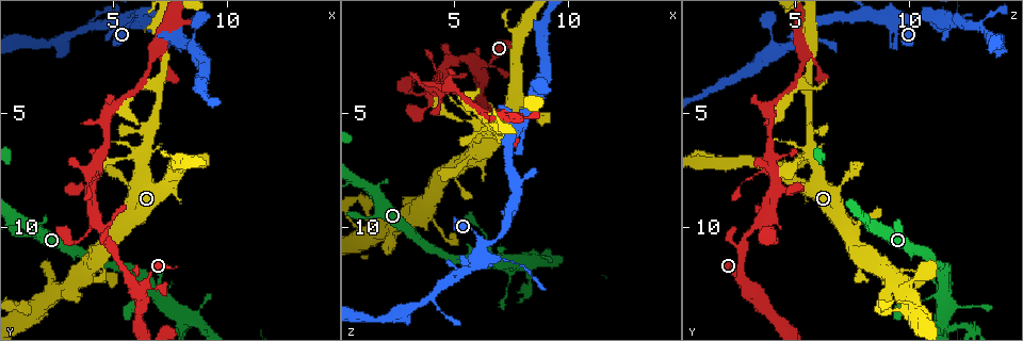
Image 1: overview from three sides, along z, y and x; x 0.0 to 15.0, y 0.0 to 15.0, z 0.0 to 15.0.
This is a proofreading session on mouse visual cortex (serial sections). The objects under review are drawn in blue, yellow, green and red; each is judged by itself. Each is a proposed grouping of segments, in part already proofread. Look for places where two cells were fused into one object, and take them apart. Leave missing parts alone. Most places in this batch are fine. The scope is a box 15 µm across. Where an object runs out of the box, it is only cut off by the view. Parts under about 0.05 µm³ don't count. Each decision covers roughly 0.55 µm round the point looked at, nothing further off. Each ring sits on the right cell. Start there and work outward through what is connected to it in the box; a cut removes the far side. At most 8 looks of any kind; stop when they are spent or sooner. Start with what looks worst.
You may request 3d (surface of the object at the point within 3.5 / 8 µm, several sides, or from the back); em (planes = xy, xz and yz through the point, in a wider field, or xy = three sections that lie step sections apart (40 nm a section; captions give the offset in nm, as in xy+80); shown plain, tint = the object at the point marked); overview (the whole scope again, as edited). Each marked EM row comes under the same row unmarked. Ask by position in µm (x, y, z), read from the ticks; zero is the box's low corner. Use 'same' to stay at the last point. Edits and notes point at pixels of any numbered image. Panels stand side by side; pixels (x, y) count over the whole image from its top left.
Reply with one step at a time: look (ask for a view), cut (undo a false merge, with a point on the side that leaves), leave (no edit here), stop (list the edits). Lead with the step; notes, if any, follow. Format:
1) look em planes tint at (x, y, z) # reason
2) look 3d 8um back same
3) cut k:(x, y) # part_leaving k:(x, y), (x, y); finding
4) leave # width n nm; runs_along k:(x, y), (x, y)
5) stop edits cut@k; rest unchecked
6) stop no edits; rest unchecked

look 3d 3.5um at (8.2, 14.3, 12.7) # abrupt turn

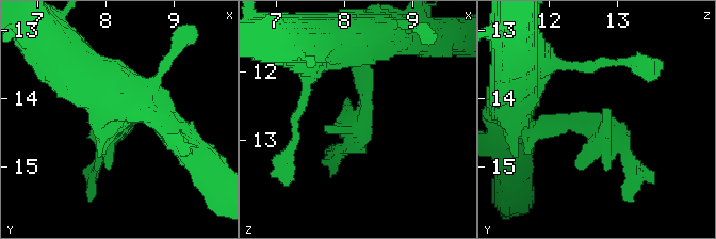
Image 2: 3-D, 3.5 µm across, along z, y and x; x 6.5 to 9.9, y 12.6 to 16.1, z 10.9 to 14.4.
look em xy step 5 tint at (8.25, 14.35, 12.75) # now the EM

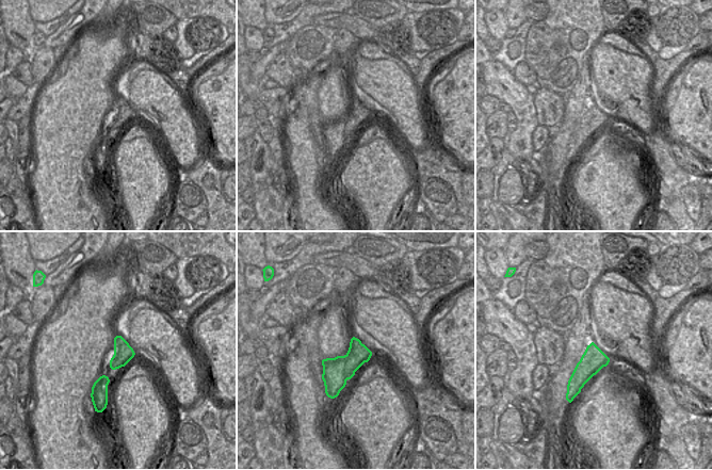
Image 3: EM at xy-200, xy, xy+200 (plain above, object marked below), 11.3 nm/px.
leave # runs_along 2:(529, 124), (604, 124), (609, 163); all the same cell

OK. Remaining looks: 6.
look 3d 3.5um at (5.9, 12.6, 2.7)

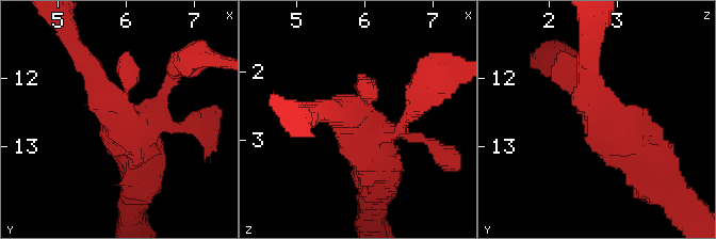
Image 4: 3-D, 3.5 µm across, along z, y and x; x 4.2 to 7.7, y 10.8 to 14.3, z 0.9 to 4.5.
look em xy step 2 tint at (6.00, 12.65, 2.75) # shape alone is not enough

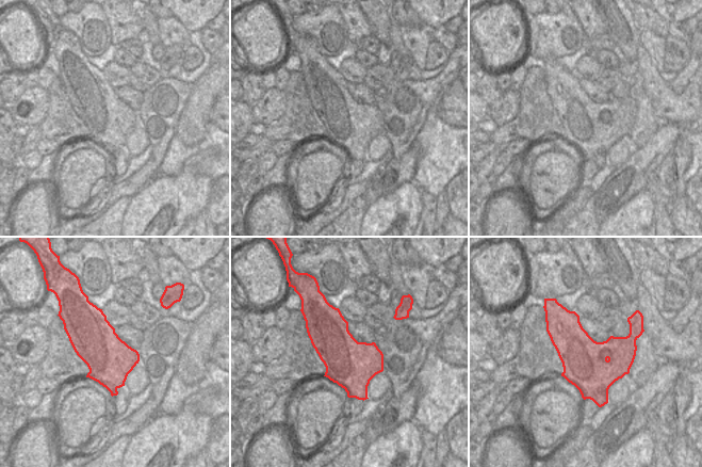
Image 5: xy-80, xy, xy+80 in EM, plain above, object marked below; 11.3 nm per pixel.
leave # runs_along 4:(169, 83), (144, 123), (124, 123), (88, 63); one cell here

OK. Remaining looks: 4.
look 3d 3.5um at (4.7, 5.1, 3.8) # a fork

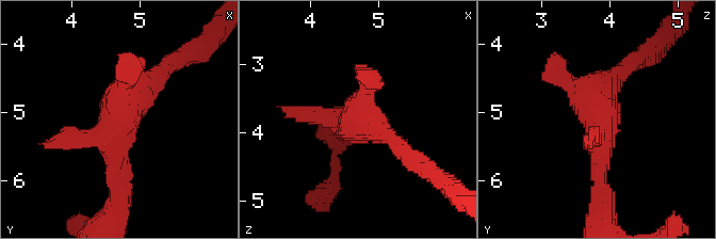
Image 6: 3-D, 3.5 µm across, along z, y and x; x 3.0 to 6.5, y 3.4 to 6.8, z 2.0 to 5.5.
look em xy step 3 tint at (4.70, 5.05, 3.90)

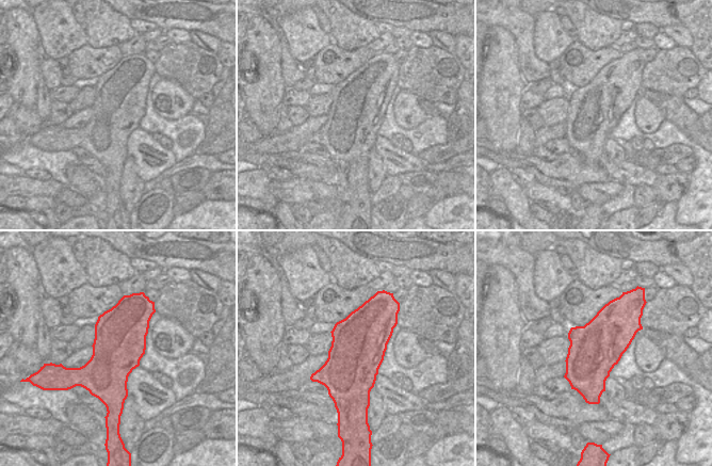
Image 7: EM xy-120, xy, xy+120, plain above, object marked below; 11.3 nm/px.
look em xy step 1 tint same

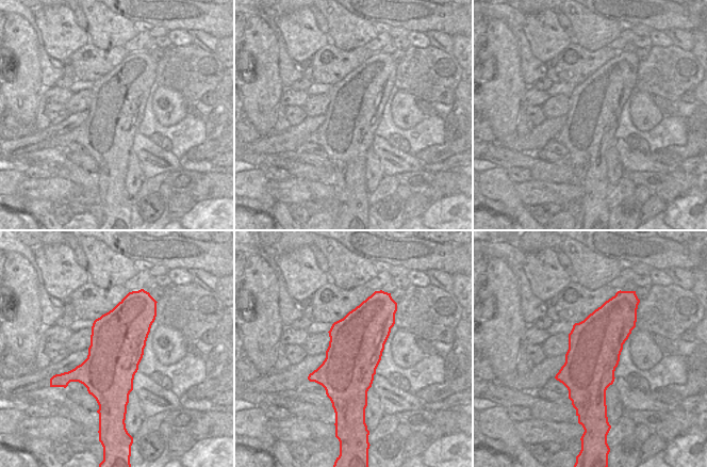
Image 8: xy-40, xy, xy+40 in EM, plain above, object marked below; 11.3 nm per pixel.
leave # runs_along 6:(117, 169), (120, 107), (177, 58); one cell here

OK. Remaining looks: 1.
stop no edits; rest unchecked

